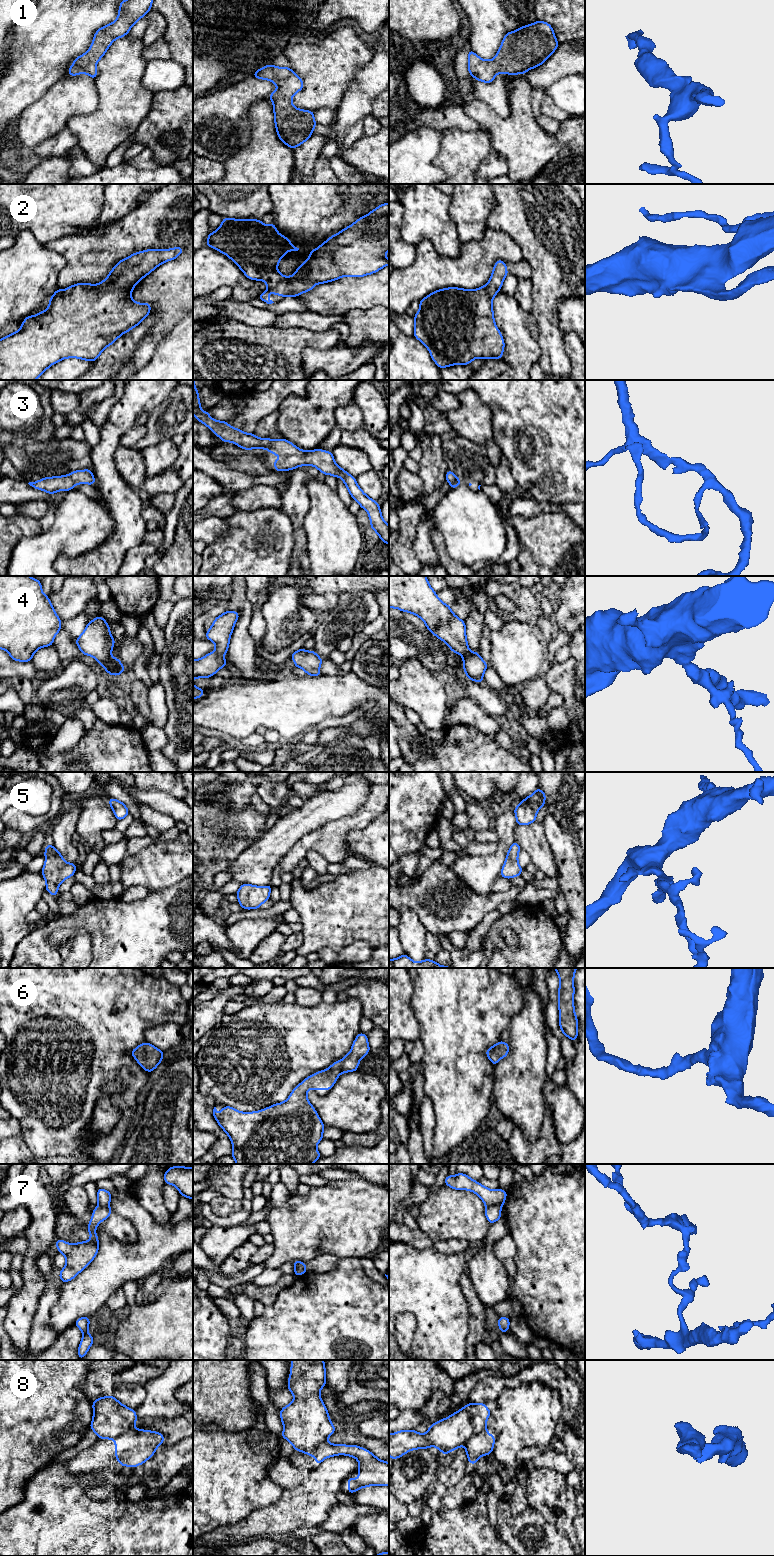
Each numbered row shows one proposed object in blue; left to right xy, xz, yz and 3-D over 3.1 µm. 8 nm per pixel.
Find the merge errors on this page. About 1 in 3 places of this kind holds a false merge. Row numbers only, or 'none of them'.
7, 8

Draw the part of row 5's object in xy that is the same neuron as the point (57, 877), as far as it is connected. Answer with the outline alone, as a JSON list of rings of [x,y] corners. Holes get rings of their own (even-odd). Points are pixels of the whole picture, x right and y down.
[[[50,844],[45,848],[45,864],[41,870],[46,882],[46,891],[56,897],[59,885],[67,878],[73,876],[76,871],[76,865],[69,862],[61,856],[60,852]]]

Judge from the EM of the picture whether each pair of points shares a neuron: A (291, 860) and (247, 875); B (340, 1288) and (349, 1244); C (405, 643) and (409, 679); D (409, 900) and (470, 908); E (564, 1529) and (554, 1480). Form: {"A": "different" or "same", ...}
{"A": "different", "B": "different", "C": "different", "D": "same", "E": "same"}

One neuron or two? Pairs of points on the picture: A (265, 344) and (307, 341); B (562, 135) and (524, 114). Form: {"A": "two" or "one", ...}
{"A": "one", "B": "two"}

